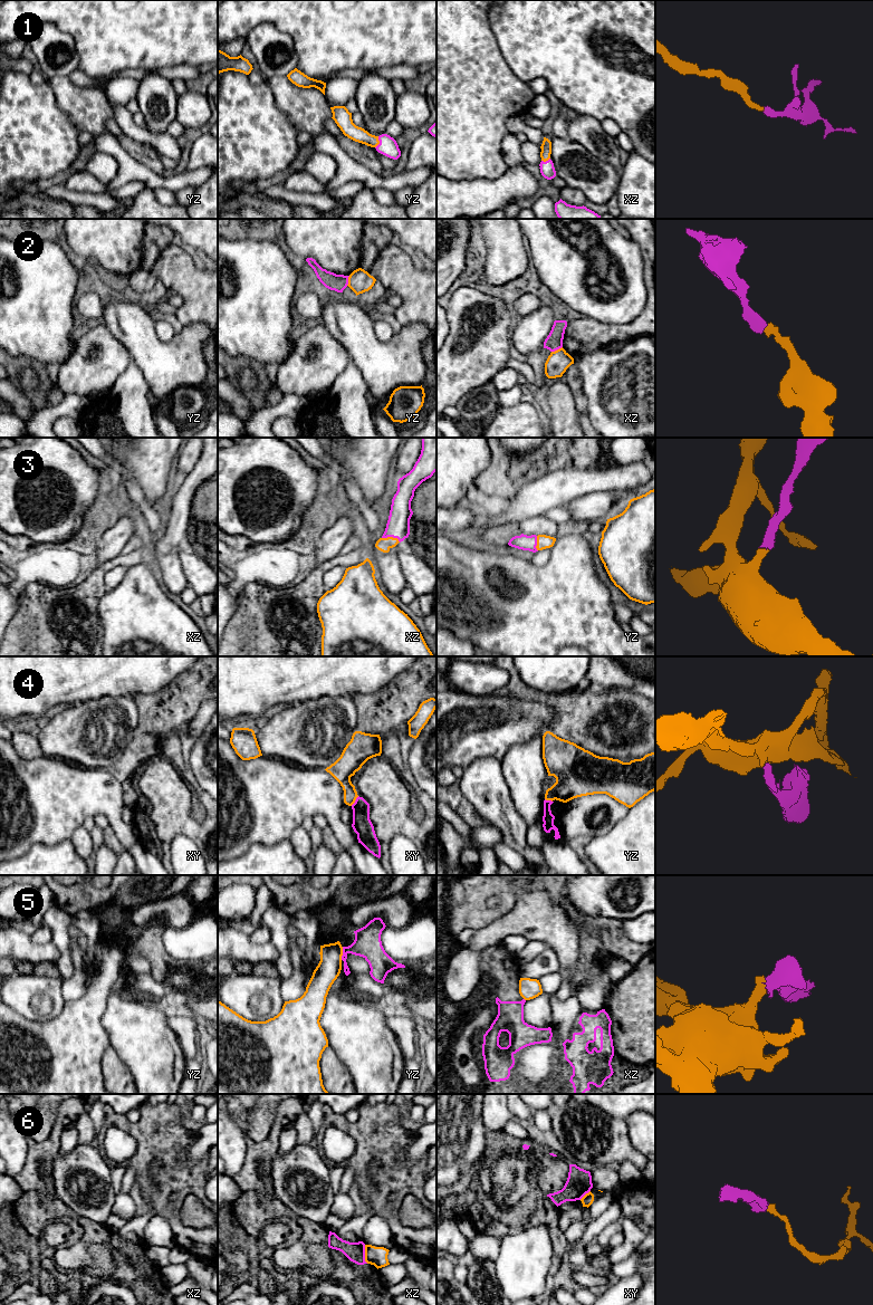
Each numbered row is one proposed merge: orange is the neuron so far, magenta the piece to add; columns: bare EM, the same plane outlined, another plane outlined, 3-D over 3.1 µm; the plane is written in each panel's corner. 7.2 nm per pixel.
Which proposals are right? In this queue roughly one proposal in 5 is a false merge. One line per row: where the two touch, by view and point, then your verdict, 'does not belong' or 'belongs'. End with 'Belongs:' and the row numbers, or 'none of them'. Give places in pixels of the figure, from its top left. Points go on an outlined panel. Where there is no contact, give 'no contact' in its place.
1: yz (379, 142) | belongs
2: xz (557, 349) | does not belong
3: xz (391, 537) | belongs
4: xy (355, 799) | does not belong
5: yz (342, 953) | does not belong
6: xz (365, 1254) | does not belong
Belongs: 1, 3

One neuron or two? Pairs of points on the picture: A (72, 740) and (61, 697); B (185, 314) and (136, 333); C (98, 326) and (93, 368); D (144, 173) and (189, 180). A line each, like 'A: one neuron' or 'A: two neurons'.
A: two neurons
B: two neurons
C: one neuron
D: one neuron

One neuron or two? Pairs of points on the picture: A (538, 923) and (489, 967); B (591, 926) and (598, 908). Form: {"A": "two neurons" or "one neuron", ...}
{"A": "two neurons", "B": "two neurons"}

